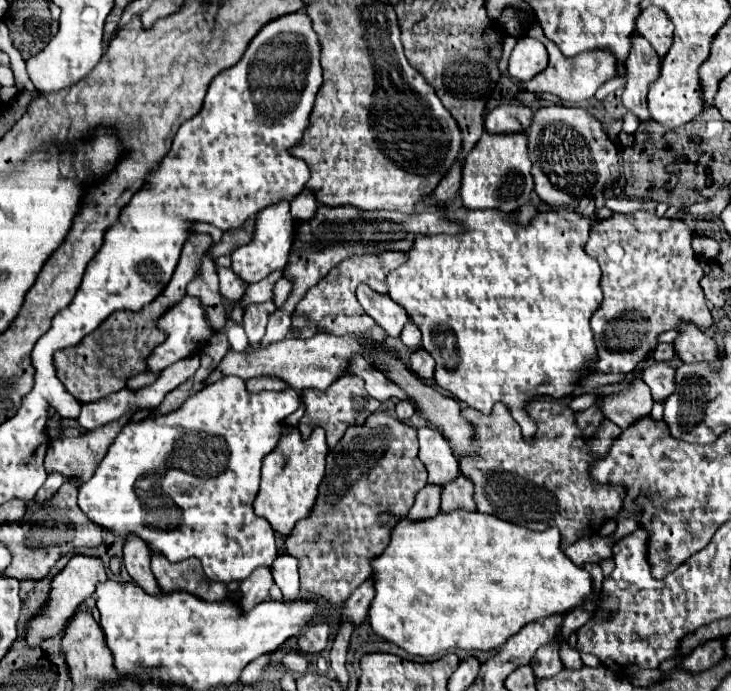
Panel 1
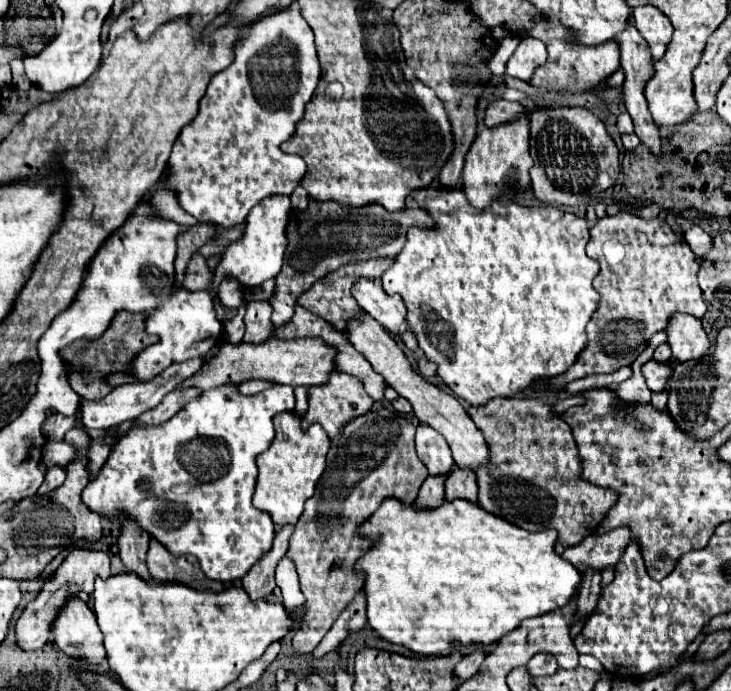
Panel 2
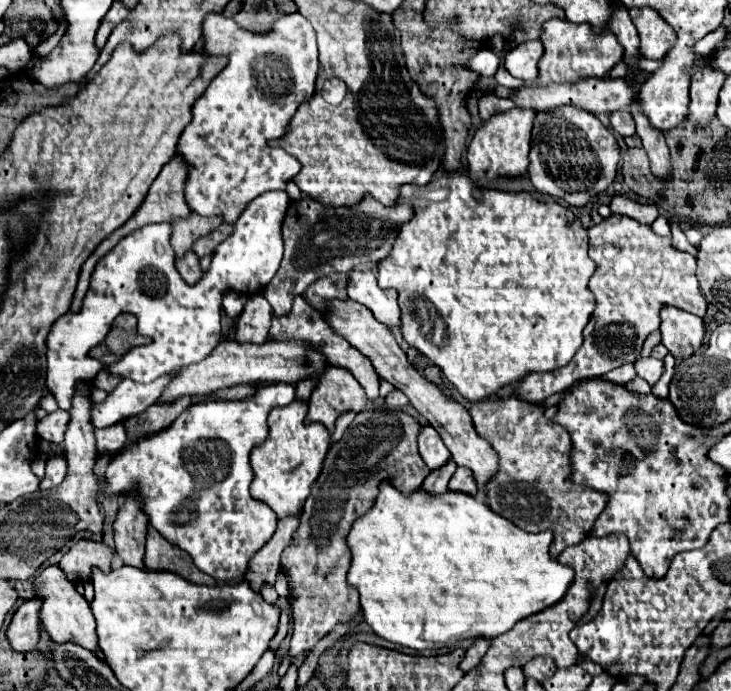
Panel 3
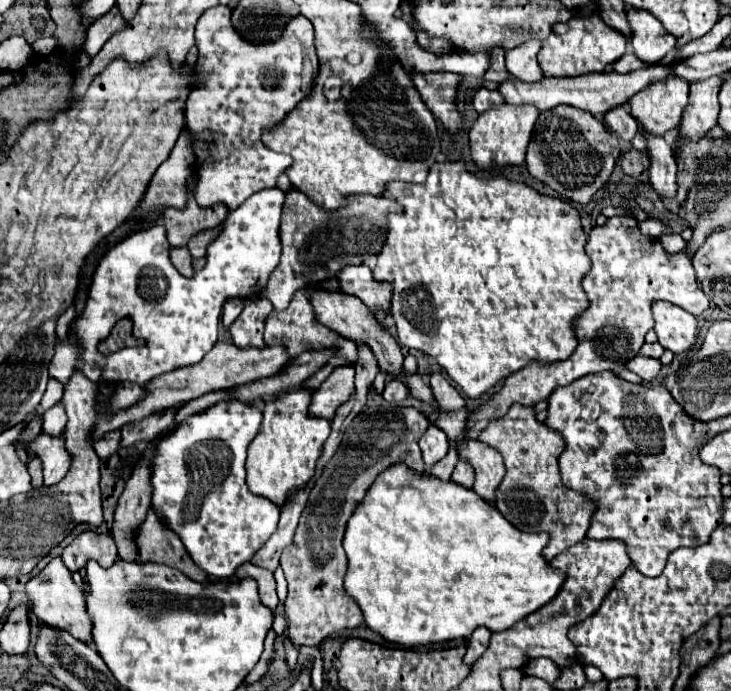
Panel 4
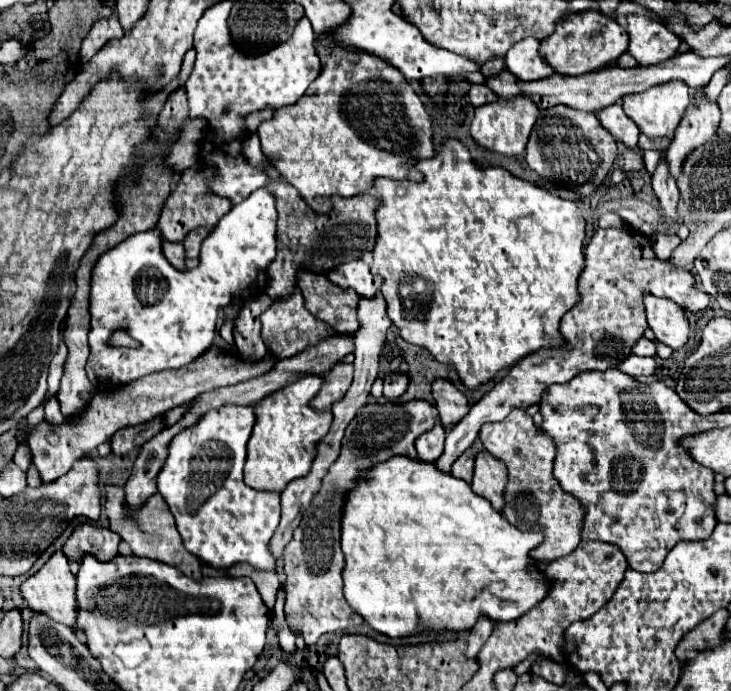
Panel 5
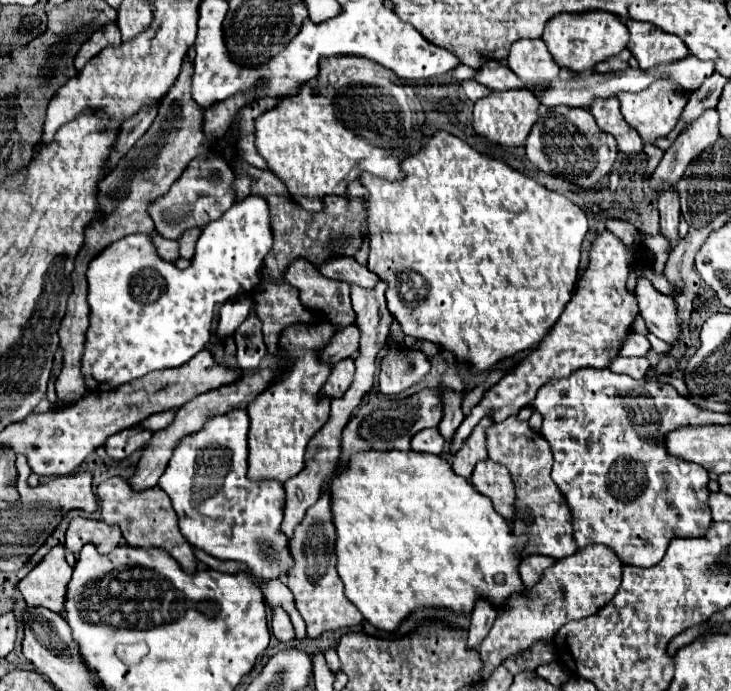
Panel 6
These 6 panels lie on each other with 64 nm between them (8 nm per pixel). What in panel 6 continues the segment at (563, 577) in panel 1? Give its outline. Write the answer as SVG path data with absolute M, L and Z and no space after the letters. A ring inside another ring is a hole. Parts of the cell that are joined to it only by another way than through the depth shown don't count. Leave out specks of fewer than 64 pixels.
M376 450L372 452L360 452L354 454L354 460L350 462L348 470L342 472L340 476L332 478L330 484L330 492L332 492L332 514L334 514L334 526L338 530L338 542L336 542L336 554L338 554L338 570L340 570L340 578L344 582L344 594L346 598L362 612L364 620L368 620L374 628L384 630L384 632L396 632L400 628L400 624L414 612L414 608L448 608L454 614L464 614L470 616L474 610L474 604L484 598L488 600L488 604L492 604L494 608L502 610L508 602L508 598L512 594L524 594L528 592L528 588L524 586L520 574L518 574L518 566L522 560L522 550L528 544L526 536L514 536L510 524L490 506L490 500L482 494L478 494L474 490L474 486L470 486L470 482L462 476L456 476L450 468L448 462L442 462L440 456L432 456L432 454L418 454L414 450L410 452L386 452L386 454L378 454Z

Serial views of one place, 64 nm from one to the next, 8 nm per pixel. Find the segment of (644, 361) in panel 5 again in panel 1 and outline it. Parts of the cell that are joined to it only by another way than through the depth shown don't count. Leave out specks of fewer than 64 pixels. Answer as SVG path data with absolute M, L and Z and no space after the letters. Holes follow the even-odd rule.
M652 362L644 370L644 382L650 386L656 402L664 402L676 388L676 370L666 362Z

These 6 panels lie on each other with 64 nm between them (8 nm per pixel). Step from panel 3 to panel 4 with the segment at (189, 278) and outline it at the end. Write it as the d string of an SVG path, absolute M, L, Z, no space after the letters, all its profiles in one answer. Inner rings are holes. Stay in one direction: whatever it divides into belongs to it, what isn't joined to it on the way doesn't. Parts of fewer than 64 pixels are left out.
M172 248L170 250L170 258L172 258L172 264L176 266L176 270L186 276L186 278L192 278L194 276L194 268L192 268L192 256L188 252L188 248Z

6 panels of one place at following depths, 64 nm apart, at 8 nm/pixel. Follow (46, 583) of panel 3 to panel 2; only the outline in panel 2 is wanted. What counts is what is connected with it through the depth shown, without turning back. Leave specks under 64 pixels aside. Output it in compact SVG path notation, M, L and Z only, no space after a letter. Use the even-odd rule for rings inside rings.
M70 598L66 610L62 610L58 622L54 622L54 644L66 656L98 666L106 660L102 640L104 636L96 624L94 612L80 598Z

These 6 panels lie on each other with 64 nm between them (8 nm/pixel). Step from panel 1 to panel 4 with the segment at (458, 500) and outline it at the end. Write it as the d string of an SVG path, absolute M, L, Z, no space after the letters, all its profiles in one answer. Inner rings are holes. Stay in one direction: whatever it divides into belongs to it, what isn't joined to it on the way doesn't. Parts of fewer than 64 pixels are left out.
M458 462L452 474L452 482L464 486L464 488L472 488L474 482L474 470L470 466L466 466L466 462Z

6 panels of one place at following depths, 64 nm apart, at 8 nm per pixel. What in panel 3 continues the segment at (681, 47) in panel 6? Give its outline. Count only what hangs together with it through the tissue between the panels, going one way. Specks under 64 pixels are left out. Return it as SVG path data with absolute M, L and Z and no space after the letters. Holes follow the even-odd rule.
M630 8L632 22L640 34L642 56L650 60L658 60L664 56L666 50L674 44L674 30L668 22L656 14L652 8Z

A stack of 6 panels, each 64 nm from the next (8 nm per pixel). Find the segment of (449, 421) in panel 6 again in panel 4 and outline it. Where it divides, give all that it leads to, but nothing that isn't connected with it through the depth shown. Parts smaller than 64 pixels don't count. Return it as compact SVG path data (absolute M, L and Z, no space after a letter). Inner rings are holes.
M434 368L430 372L430 386L434 390L434 396L438 400L438 404L446 410L458 410L464 408L464 398L456 392L454 386L450 386L450 382L444 378L444 374L440 372L440 368Z

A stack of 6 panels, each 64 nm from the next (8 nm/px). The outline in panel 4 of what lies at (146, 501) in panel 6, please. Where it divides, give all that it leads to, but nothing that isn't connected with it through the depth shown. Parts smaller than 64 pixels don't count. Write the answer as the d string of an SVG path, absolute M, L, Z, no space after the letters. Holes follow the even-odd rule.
M148 510L146 522L142 524L142 538L138 538L138 546L142 546L140 562L162 562L166 566L178 568L190 580L210 582L208 574L202 568L194 566L194 560L190 558L190 554L186 554L180 538L172 530L162 526L154 510Z

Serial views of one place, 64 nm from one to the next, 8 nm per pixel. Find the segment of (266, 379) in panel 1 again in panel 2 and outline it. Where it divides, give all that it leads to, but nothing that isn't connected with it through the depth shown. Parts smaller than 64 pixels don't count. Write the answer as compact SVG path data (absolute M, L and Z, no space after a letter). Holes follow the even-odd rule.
M248 380L248 382L242 382L242 384L238 386L238 390L240 390L242 394L246 394L246 396L252 396L252 394L258 394L260 390L270 388L270 386L272 386L272 382L266 382L266 380Z

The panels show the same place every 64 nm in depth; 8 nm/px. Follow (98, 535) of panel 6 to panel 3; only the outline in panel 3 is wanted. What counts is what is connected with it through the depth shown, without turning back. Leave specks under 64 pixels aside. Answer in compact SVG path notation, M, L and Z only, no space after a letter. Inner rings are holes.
M78 540L60 560L60 568L64 570L66 578L70 582L80 582L80 580L90 580L92 578L92 568L100 568L102 572L110 572L114 552L102 544L102 542L92 542L92 540Z

